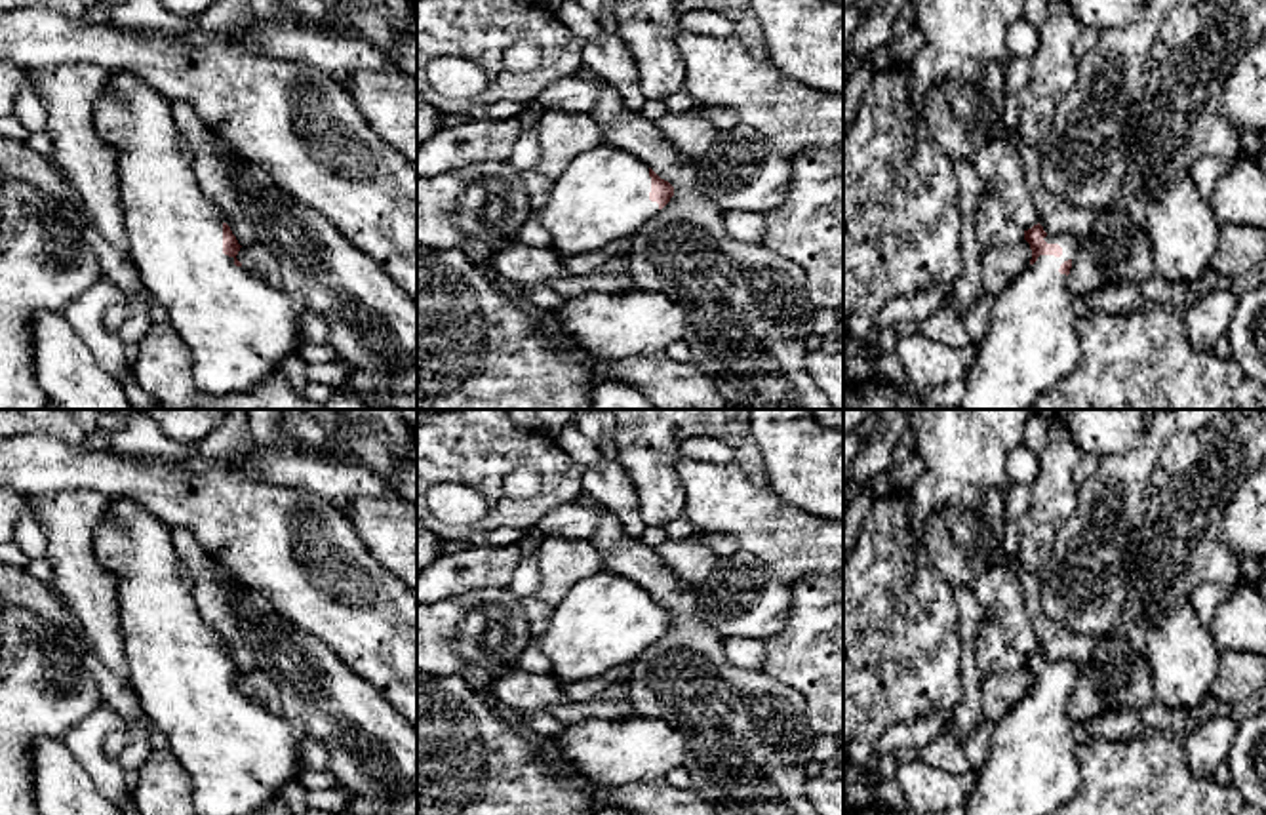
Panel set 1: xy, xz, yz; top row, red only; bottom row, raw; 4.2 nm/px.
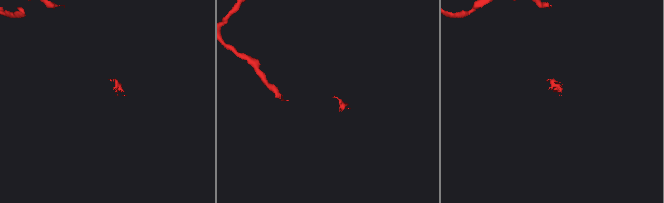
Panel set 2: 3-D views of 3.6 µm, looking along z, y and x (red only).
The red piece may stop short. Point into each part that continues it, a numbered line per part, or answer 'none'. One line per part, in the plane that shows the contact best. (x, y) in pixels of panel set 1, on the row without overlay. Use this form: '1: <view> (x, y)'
1: yz (1030, 770)

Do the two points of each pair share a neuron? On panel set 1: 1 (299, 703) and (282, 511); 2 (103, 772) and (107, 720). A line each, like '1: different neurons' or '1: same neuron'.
1: different neurons
2: same neuron

